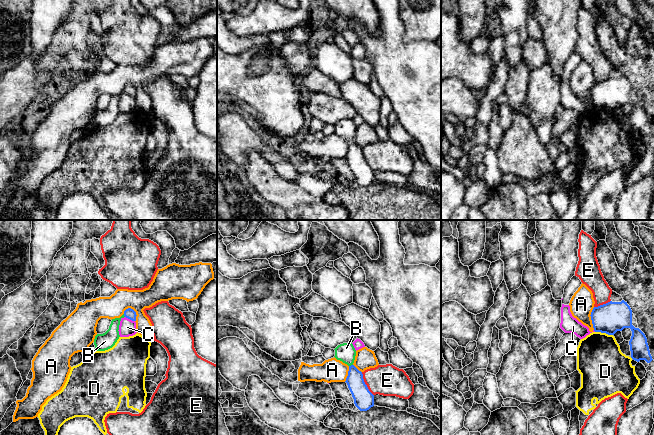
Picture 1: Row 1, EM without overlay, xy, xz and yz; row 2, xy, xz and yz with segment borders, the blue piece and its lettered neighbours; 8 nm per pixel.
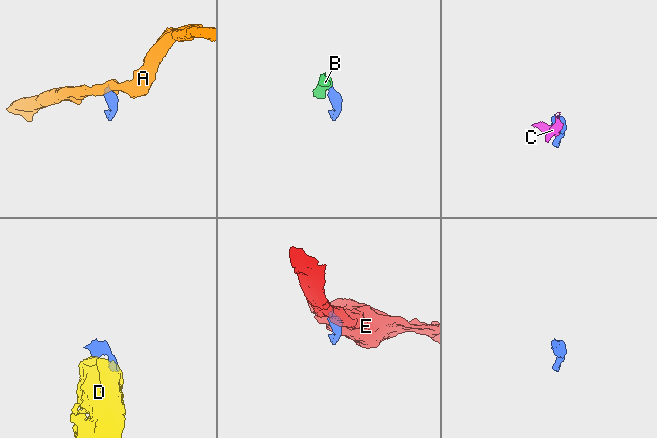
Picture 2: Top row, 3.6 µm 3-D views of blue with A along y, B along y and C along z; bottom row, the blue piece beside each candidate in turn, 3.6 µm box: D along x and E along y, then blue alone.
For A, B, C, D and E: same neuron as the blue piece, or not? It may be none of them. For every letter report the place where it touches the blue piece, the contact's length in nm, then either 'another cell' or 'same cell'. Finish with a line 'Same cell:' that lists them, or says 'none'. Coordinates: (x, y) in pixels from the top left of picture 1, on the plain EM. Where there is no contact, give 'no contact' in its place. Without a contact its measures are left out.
A: xy (135, 88) | 130 nm | another cell
B: xz (351, 141) | 40 nm | same cell
C: xy (130, 95) | 90 nm | another cell
D: yz (604, 108) | 150 nm | another cell
E: xz (365, 160) | 220 nm | another cell
Same cell: B

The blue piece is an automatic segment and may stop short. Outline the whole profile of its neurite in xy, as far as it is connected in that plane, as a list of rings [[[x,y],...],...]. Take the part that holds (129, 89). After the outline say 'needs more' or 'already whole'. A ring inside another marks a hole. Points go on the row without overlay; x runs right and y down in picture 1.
[[[128,84],[120,94],[112,95],[109,105],[103,110],[97,110],[94,115],[96,127],[105,127],[112,124],[119,115],[119,101],[122,94],[126,93],[132,97],[136,97],[136,88]]]; needs more

